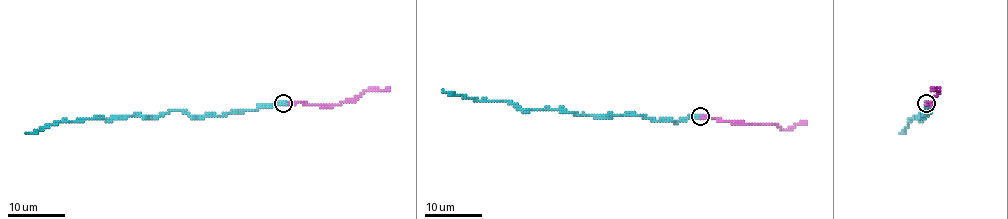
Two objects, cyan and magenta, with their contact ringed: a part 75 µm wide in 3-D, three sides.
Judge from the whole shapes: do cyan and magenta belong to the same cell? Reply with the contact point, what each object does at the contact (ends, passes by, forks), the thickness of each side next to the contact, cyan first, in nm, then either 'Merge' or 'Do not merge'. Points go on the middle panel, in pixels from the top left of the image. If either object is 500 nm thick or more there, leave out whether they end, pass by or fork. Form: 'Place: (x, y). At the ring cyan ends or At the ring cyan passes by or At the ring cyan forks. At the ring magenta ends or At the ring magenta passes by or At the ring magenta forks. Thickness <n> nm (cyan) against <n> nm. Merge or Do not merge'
Place: (700, 116). At the ring cyan ends. At the ring magenta ends. Thickness 280 nm (cyan) against 170 nm. Merge

